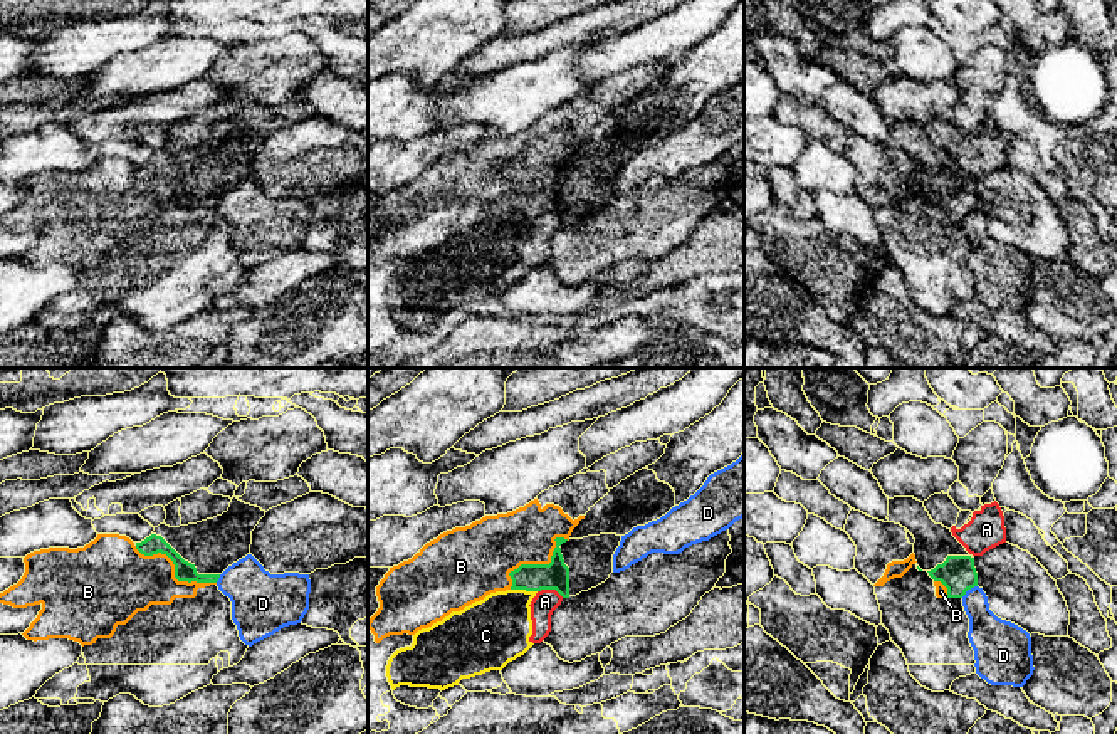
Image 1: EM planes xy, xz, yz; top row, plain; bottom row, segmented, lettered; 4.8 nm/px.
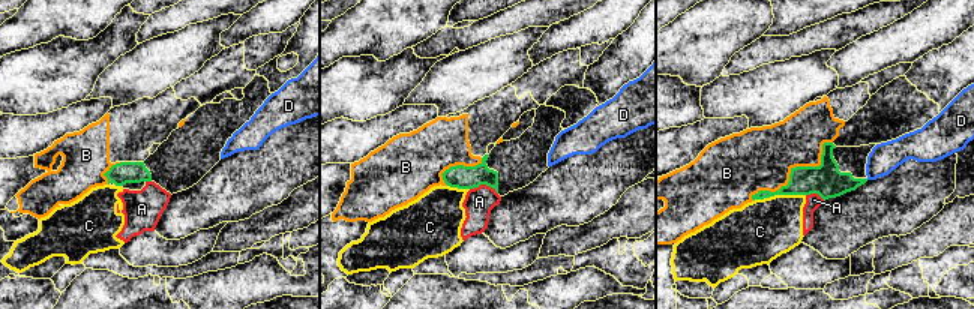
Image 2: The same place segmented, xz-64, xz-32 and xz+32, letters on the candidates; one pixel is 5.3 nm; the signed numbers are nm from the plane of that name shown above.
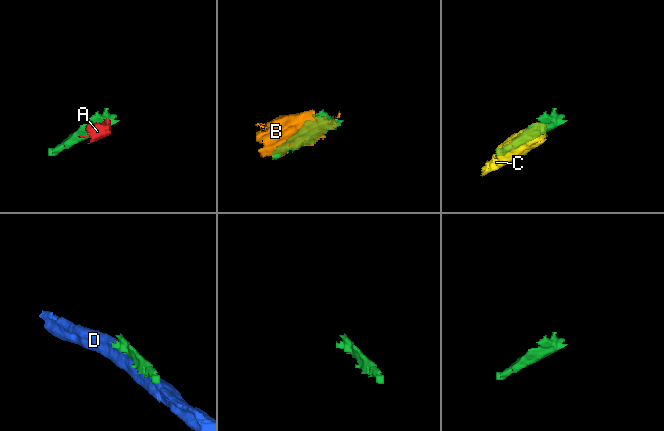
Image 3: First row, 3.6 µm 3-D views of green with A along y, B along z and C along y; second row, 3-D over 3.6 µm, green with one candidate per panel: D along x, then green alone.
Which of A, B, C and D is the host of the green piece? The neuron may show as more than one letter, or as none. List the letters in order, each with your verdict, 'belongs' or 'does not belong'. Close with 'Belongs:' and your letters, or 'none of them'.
A: does not belong
B: does not belong
C: does not belong
D: does not belong
Belongs: none of them

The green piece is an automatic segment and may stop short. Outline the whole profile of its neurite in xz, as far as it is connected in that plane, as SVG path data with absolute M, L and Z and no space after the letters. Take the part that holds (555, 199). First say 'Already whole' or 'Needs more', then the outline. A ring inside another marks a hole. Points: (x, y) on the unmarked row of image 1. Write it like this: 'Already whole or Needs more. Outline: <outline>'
Needs more. Outline: M600 158L583 163L556 161L549 188L521 188L511 195L511 213L556 213L563 222L576 220L605 207L613 197L613 178L621 160Z

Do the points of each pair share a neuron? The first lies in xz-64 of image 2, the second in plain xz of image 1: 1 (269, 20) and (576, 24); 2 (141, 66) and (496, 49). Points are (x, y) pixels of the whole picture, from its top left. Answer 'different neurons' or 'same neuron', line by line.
1: different neurons
2: different neurons

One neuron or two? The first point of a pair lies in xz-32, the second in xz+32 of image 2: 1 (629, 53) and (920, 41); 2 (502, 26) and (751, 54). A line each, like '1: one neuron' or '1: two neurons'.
1: two neurons
2: one neuron

